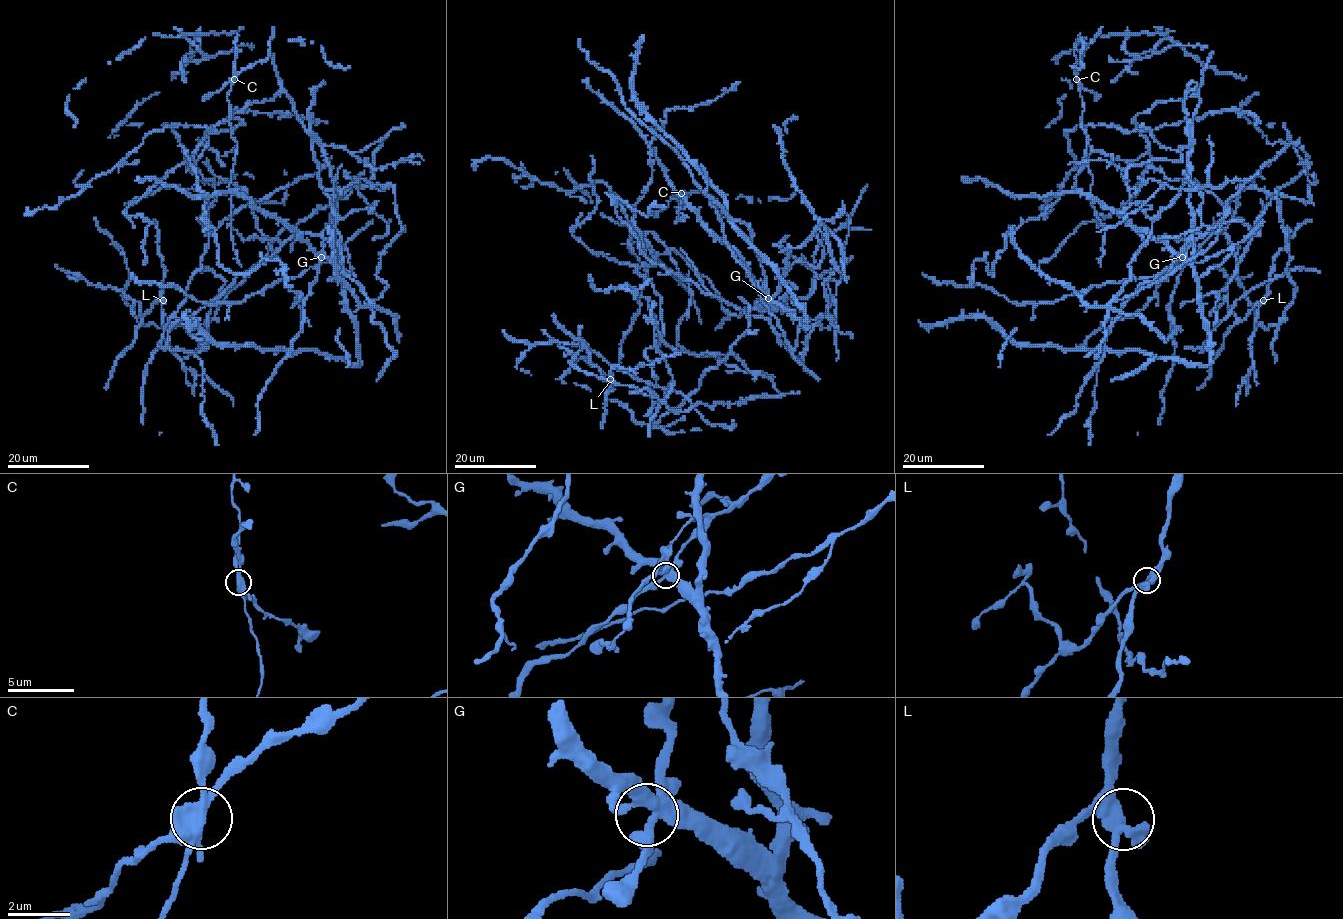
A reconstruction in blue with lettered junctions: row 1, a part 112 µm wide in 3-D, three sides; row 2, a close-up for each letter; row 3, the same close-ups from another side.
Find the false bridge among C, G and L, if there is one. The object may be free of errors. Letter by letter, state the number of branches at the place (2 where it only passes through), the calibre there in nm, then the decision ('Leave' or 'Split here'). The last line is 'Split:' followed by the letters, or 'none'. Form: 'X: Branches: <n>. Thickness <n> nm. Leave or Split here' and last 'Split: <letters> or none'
C: Branches: 5. Thickness 380 nm. Split here
G: Branches: 5. Thickness 360 nm. Leave
L: Branches: 4. Thickness 320 nm. Leave
Split: C

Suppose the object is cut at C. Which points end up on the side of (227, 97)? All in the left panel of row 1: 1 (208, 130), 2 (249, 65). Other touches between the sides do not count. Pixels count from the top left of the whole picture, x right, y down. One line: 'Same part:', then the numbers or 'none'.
Same part: none

